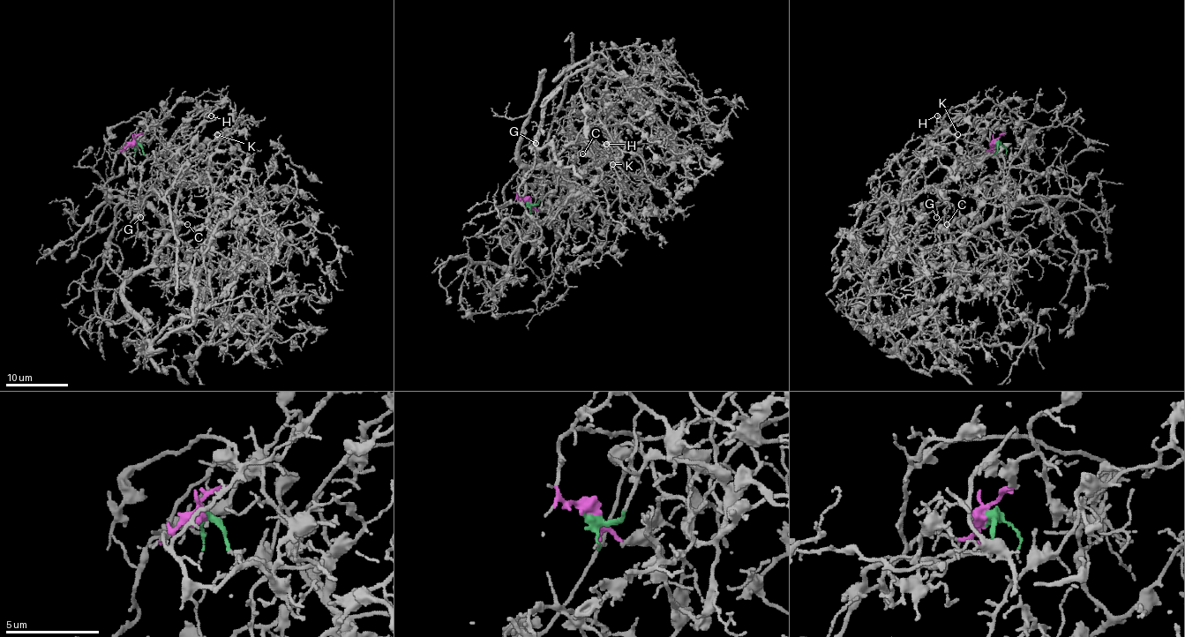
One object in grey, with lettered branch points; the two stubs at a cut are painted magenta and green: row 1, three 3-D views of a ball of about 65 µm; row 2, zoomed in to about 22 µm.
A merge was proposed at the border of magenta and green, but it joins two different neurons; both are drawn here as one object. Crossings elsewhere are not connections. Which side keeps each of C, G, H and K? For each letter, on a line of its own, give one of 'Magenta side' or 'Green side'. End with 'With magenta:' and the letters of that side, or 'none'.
C: Magenta side
G: Magenta side
H: Magenta side
K: Magenta side
With magenta: C, G, H, K

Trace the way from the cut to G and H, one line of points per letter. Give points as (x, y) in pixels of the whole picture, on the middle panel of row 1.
G: (528, 202), (518, 195), (518, 177), (536, 159), (533, 146), (536, 144)
H: (528, 202), (518, 195), (518, 177), (536, 159), (561, 108), (590, 123), (586, 140), (594, 148), (606, 144)

